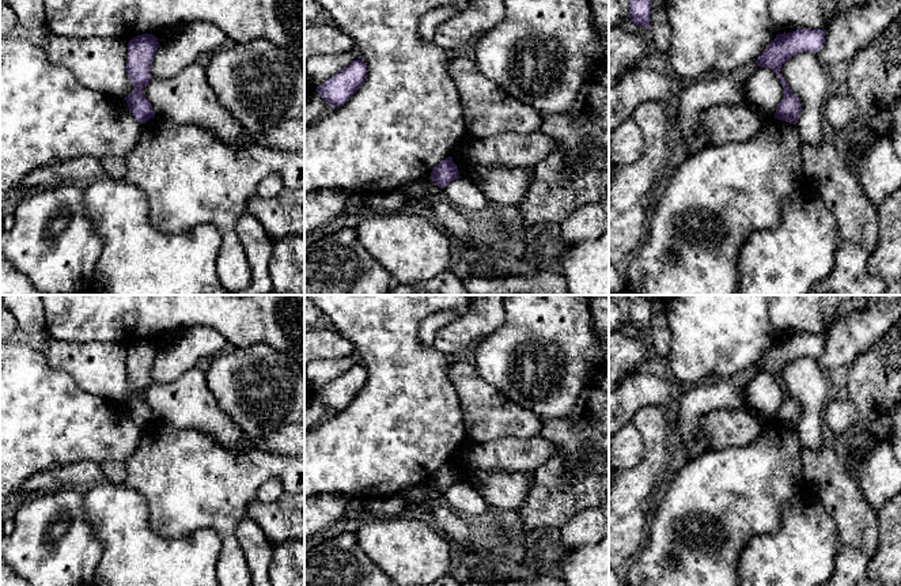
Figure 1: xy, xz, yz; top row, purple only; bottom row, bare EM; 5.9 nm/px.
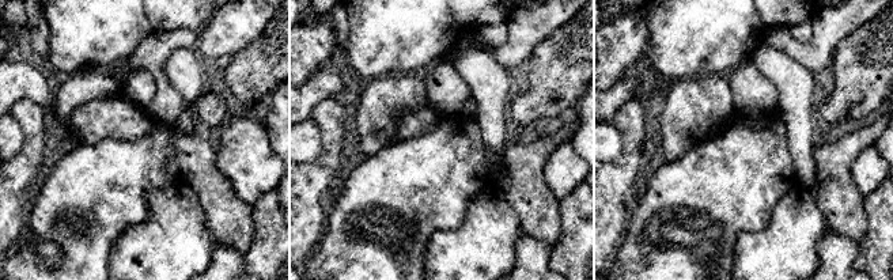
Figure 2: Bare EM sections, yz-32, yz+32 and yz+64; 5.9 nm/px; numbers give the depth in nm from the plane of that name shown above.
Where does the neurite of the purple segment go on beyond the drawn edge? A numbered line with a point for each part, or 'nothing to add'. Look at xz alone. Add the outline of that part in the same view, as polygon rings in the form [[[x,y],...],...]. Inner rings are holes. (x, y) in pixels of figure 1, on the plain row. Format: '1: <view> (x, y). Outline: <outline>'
nothing to add

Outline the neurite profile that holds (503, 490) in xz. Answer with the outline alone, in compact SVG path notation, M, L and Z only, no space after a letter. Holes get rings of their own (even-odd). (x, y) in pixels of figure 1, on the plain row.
M466 439L451 460L453 466L458 472L459 481L478 491L488 506L518 513L529 492L531 472L514 473L477 469L463 455L463 450L473 443L473 441Z

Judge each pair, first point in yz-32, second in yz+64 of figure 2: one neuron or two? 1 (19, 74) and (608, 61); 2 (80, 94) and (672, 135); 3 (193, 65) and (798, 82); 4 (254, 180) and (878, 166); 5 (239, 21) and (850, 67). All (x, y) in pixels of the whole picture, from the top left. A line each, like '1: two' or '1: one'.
1: two
2: one
3: one
4: one
5: two

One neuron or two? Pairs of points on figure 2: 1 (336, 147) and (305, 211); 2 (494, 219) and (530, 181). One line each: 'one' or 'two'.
1: one
2: two

